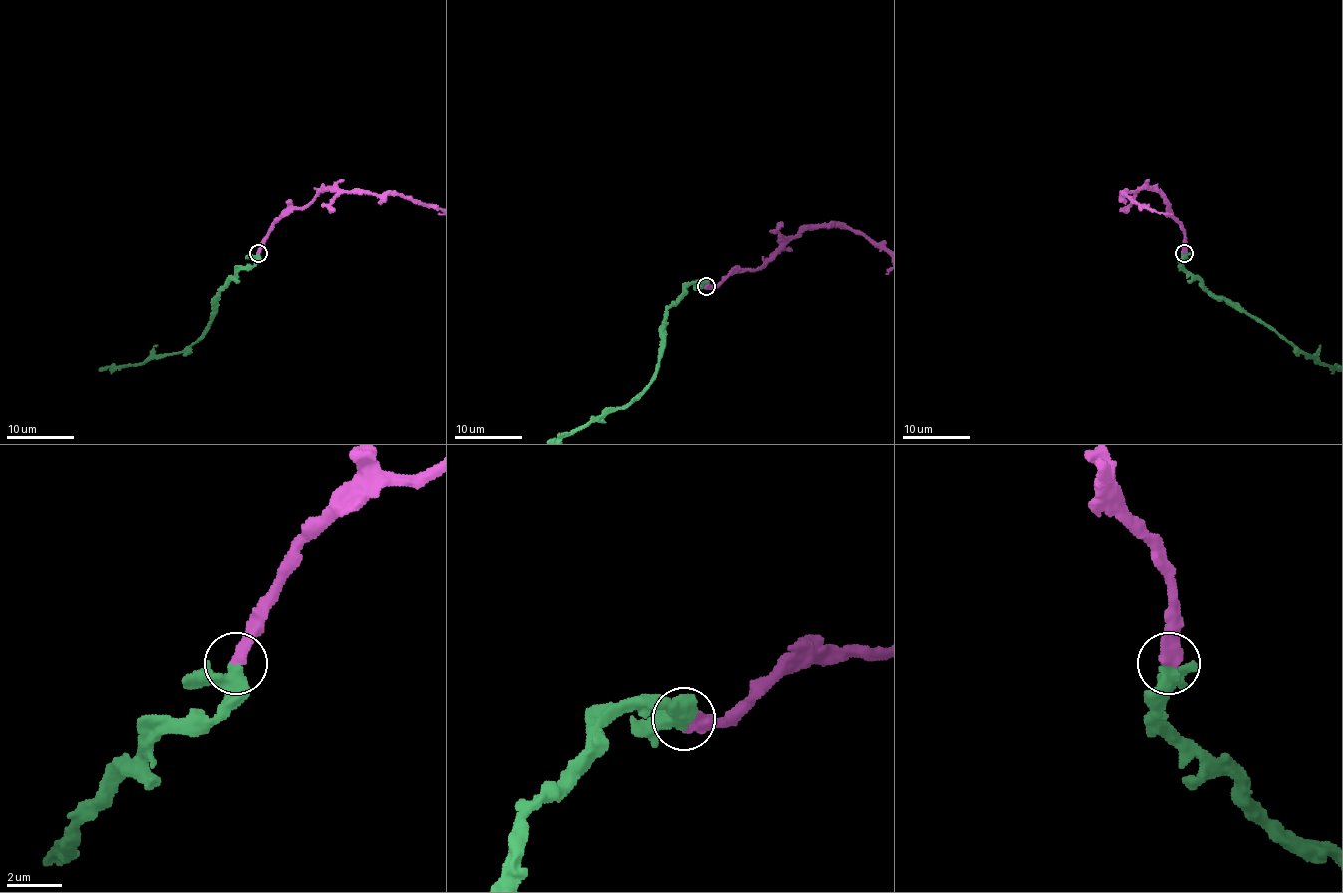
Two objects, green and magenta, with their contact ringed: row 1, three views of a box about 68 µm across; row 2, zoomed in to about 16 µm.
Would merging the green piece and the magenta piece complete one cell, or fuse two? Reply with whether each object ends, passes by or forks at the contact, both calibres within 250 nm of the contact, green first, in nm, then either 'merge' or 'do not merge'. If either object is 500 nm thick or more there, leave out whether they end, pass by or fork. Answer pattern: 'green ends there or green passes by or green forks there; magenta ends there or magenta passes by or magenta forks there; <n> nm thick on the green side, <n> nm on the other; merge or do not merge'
480 nm thick on the green side, 500 nm on the other; merge

